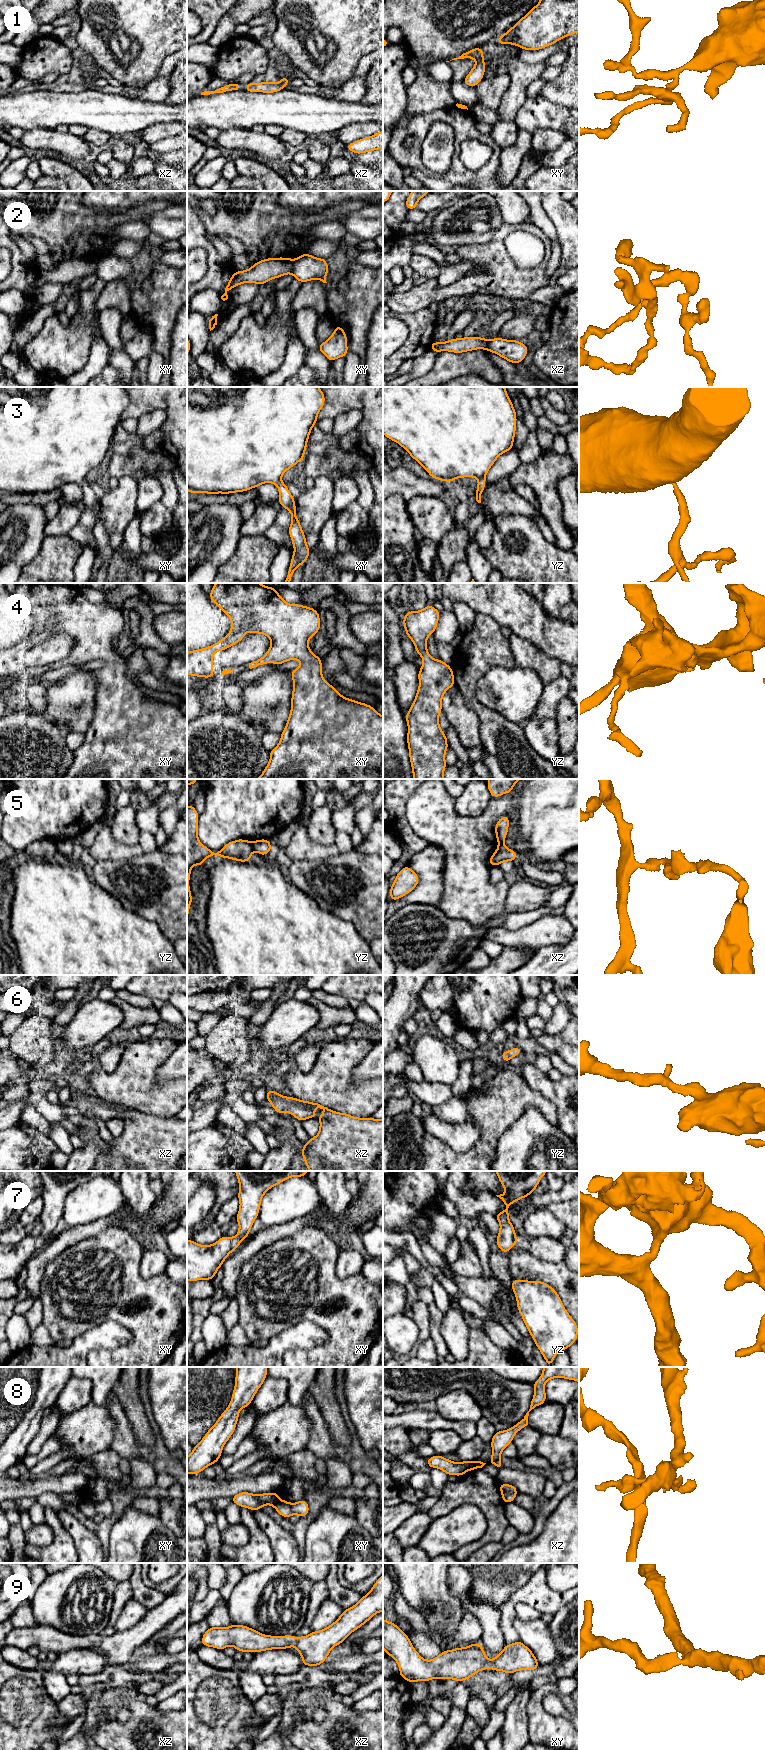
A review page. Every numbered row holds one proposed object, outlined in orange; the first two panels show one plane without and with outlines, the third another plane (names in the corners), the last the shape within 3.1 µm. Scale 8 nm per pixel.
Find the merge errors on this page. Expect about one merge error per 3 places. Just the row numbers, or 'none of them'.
2, 5, 8

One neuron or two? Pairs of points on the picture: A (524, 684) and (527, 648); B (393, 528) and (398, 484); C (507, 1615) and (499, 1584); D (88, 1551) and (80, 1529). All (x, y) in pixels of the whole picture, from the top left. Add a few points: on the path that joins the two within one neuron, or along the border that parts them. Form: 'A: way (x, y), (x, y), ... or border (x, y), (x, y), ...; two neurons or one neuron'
A: border (516, 666), (531, 668), (543, 682); two neurons
B: border (393, 494), (399, 494), (406, 501); two neurons
C: border (521, 1586), (500, 1607); two neurons
D: way (88, 1546), (80, 1534); one neuron

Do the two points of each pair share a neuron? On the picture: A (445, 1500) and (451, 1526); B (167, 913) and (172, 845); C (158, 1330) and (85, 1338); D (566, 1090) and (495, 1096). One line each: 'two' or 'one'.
A: two
B: two
C: two
D: two

